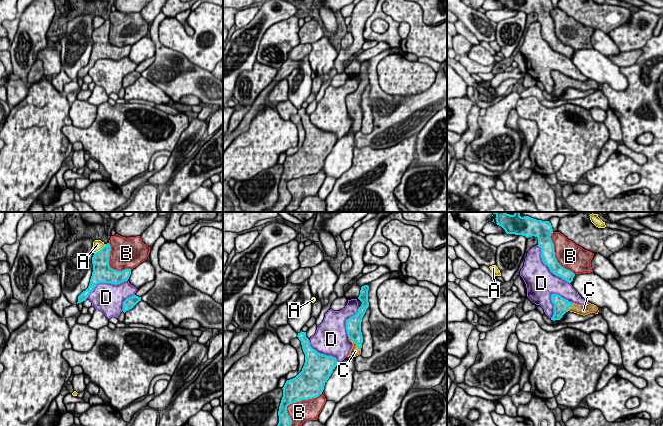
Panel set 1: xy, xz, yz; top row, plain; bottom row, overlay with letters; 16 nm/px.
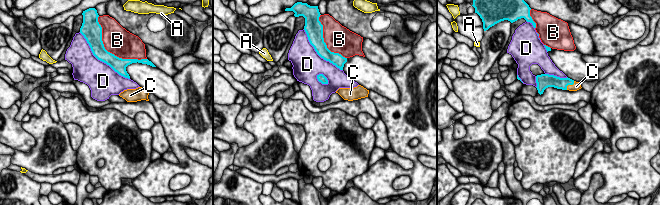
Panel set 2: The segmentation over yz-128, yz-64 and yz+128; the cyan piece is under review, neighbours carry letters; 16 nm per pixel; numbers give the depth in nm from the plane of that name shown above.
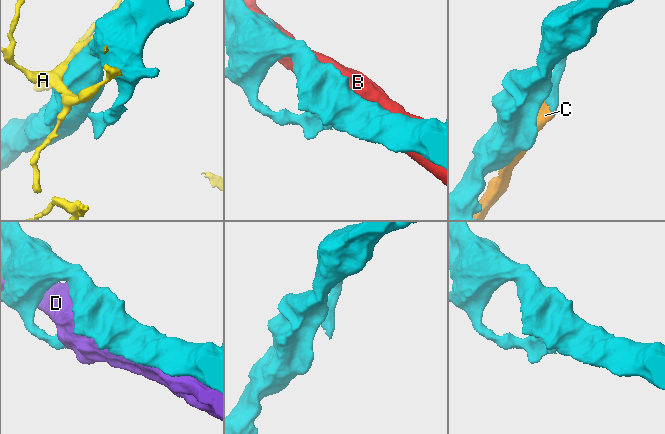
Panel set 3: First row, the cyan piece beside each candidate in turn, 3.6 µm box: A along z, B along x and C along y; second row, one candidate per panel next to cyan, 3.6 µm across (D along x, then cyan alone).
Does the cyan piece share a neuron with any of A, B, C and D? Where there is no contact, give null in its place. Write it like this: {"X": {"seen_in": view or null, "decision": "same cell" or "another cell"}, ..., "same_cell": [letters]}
{"A": {"seen_in": "xy", "decision": "another cell"}, "B": {"seen_in": "xz", "decision": "another cell"}, "C": {"seen_in": "xz", "decision": "same cell"}, "D": {"seen_in": "yz", "decision": "another cell"}, "same_cell": ["C"]}

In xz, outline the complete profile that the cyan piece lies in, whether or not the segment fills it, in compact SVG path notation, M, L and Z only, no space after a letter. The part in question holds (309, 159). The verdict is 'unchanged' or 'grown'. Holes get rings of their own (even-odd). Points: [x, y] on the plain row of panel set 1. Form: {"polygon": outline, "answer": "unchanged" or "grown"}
{"polygon": "M301 107L297 113L305 130L304 142L295 154L286 157L278 187L279 199L271 209L263 212L282 212L292 200L287 182L322 170L325 159L337 142L336 134L320 130L310 122L306 108Z", "answer": "unchanged"}

